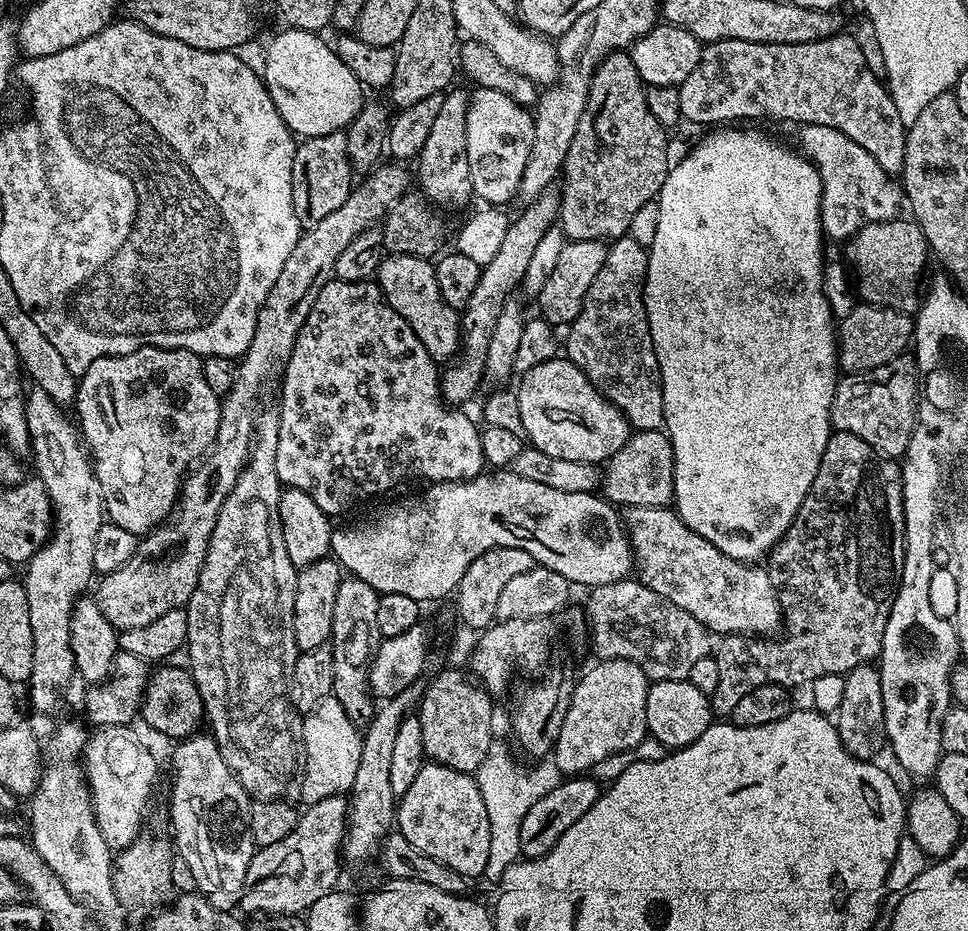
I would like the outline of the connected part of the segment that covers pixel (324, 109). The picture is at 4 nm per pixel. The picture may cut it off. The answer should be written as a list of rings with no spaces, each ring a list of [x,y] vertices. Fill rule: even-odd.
[[[283,31],[273,38],[272,45],[269,46],[268,53],[264,56],[264,72],[262,68],[264,89],[268,91],[282,122],[286,122],[288,129],[300,138],[315,138],[335,132],[344,132],[366,103],[364,85],[350,70],[350,66],[342,62],[335,47],[323,40],[323,35],[315,32]]]

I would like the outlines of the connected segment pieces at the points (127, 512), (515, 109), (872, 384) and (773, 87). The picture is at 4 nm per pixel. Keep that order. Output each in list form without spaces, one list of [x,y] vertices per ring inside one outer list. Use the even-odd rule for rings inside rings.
[[[146,347],[130,354],[98,358],[98,362],[94,362],[79,377],[78,405],[84,415],[88,440],[92,443],[90,452],[98,465],[98,476],[103,487],[116,495],[113,500],[107,501],[107,515],[122,530],[137,538],[160,527],[171,516],[182,477],[216,441],[222,400],[206,383],[202,374],[203,365],[201,357],[184,348]]]
[[[480,88],[475,95],[471,97],[470,103],[468,105],[468,118],[467,124],[465,128],[466,132],[466,148],[468,154],[468,164],[469,164],[469,172],[468,172],[468,180],[470,181],[471,191],[476,191],[478,195],[484,199],[484,202],[487,202],[492,206],[504,206],[504,203],[507,202],[510,196],[515,197],[520,188],[520,182],[522,180],[522,174],[526,170],[526,162],[530,158],[530,150],[534,146],[534,134],[536,133],[536,122],[533,116],[533,113],[529,111],[527,107],[519,105],[513,98],[508,97],[504,93],[500,93],[496,89],[488,89],[488,88]]]
[[[901,354],[896,359],[878,365],[868,371],[848,374],[836,385],[836,393],[832,399],[832,427],[837,432],[849,432],[866,442],[877,454],[885,458],[903,457],[912,431],[916,425],[918,411],[918,365],[911,355]]]
[[[833,34],[831,36],[822,36],[818,40],[810,40],[801,44],[763,44],[762,42],[746,42],[745,40],[714,40],[705,43],[700,49],[700,61],[698,66],[694,66],[694,70],[690,74],[690,78],[683,80],[678,85],[680,90],[680,114],[685,121],[689,120],[692,124],[720,124],[716,126],[724,126],[727,120],[756,120],[759,116],[773,116],[776,120],[796,120],[797,125],[817,124],[818,126],[830,126],[834,130],[838,130],[842,134],[846,134],[846,138],[850,138],[854,142],[858,142],[858,146],[862,146],[862,150],[866,150],[874,158],[874,162],[878,162],[878,166],[889,177],[896,178],[904,171],[904,151],[906,150],[906,126],[902,122],[902,118],[898,118],[898,106],[892,101],[892,95],[888,93],[885,81],[874,74],[866,64],[866,59],[859,50],[858,42],[852,34],[840,36],[841,34]]]

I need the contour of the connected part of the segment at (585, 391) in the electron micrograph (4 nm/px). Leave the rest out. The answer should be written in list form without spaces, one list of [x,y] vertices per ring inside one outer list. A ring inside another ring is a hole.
[[[557,358],[542,362],[542,366],[534,366],[534,370],[523,373],[519,380],[520,388],[515,393],[518,410],[522,410],[524,436],[542,454],[600,466],[628,441],[628,420],[604,399],[574,361]]]

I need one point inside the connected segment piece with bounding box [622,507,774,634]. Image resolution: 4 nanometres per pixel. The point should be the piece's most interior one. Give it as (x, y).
(693, 574)

